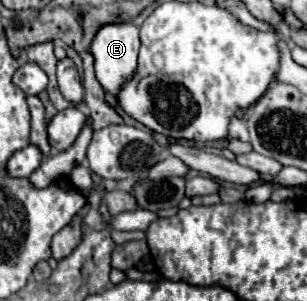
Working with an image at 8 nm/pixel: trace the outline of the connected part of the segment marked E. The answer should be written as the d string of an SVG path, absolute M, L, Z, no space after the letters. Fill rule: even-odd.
M121 22L121 24L107 24L101 26L91 40L91 56L95 60L95 76L99 84L111 92L117 94L119 88L135 76L137 68L137 52L139 52L139 28L131 22Z

